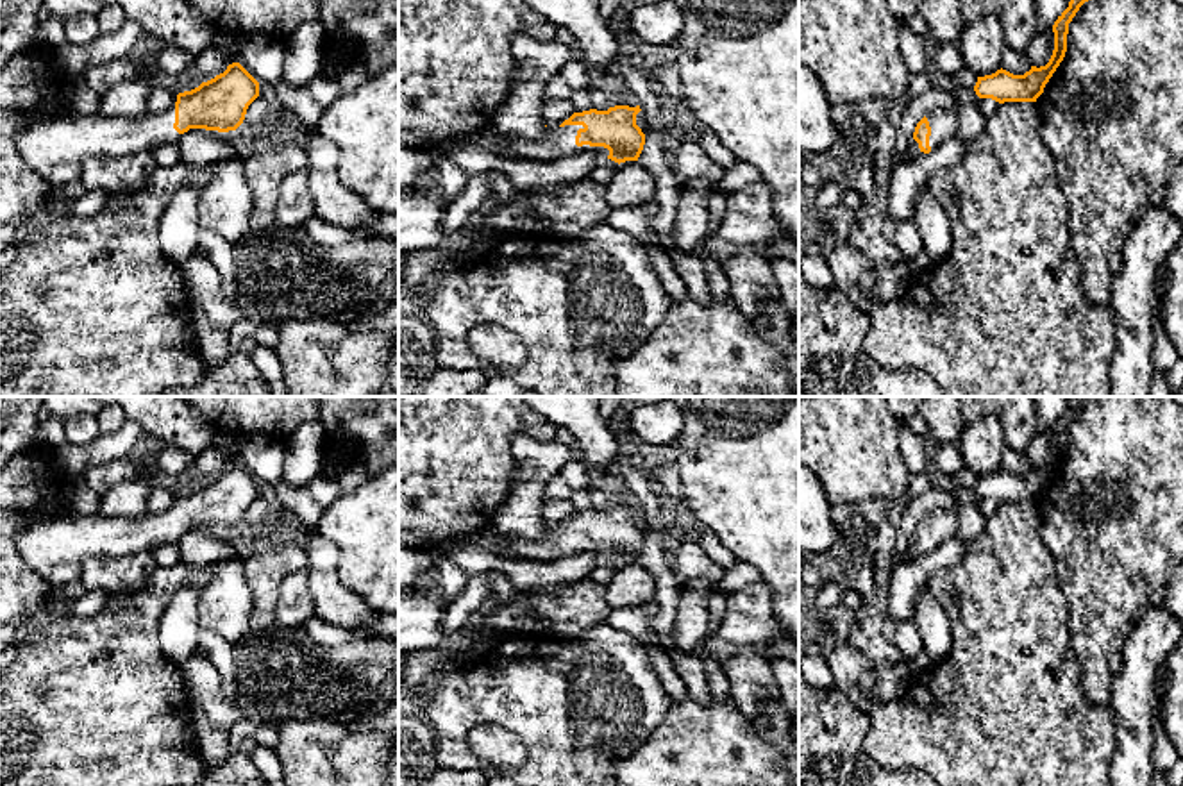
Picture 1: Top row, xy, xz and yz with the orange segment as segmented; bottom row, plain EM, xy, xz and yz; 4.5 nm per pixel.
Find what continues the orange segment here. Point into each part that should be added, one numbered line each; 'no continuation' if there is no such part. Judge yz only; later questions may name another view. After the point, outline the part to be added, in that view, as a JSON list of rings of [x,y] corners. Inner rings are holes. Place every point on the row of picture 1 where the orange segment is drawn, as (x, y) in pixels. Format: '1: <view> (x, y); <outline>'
1: yz (944, 124); [[[936,109],[929,113],[926,118],[931,127],[931,136],[929,136],[931,152],[942,146],[949,138],[956,136],[960,129],[960,118],[952,111]]]

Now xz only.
1: xz (553, 143); [[[583,125],[545,127],[540,138],[506,138],[491,129],[474,134],[461,134],[432,145],[400,146],[399,148],[399,195],[411,193],[416,177],[434,161],[447,157],[454,148],[479,146],[506,159],[550,161],[572,154],[592,152],[599,159],[608,159],[609,150],[604,146],[575,145],[577,130]]]

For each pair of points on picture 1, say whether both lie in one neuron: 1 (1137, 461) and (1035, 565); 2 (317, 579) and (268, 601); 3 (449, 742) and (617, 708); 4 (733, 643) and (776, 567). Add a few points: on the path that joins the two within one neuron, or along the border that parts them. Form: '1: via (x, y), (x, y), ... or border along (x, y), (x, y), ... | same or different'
1: border along (1037, 510), (1040, 536), (1053, 558), (1062, 590) | different
2: border along (302, 547), (306, 567) | different
3: via (488, 708), (574, 708) | same
4: border along (762, 579), (771, 592), (772, 613), (780, 624) | different

